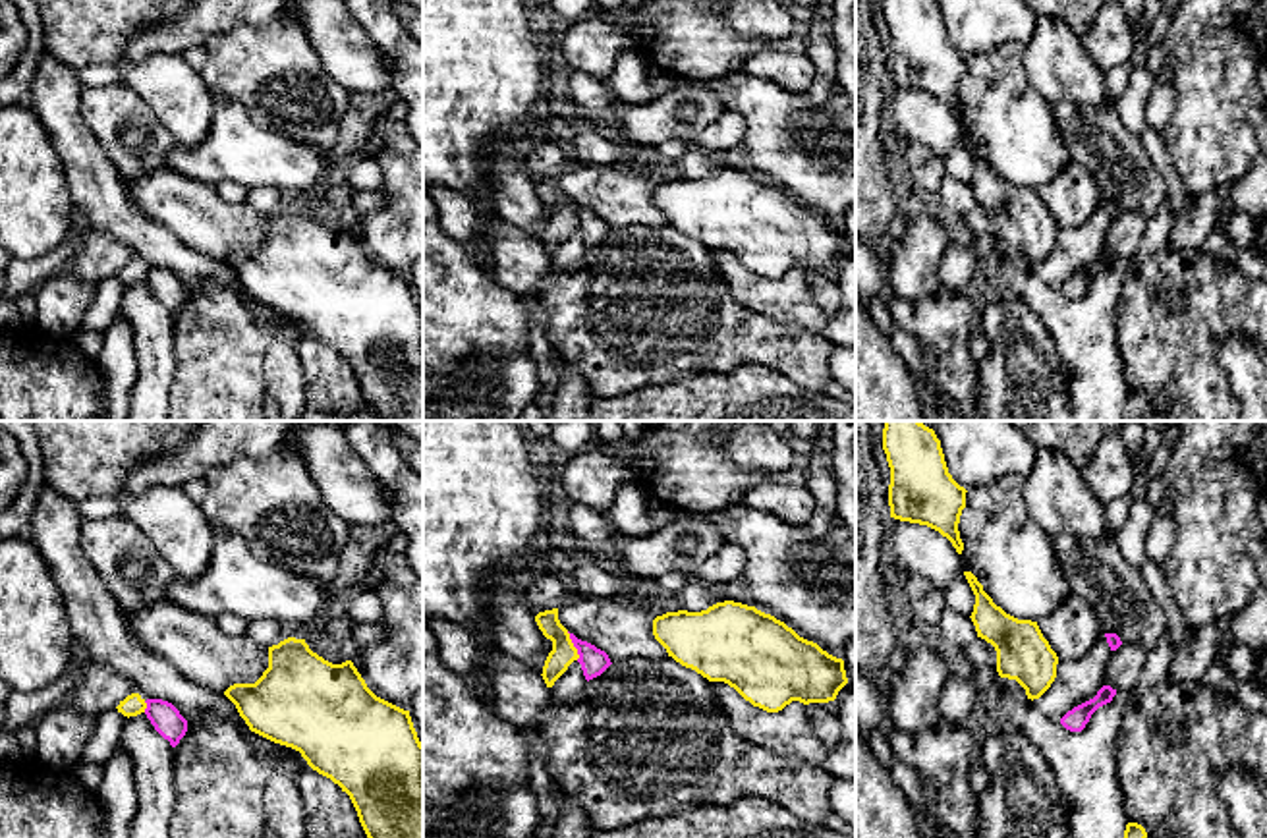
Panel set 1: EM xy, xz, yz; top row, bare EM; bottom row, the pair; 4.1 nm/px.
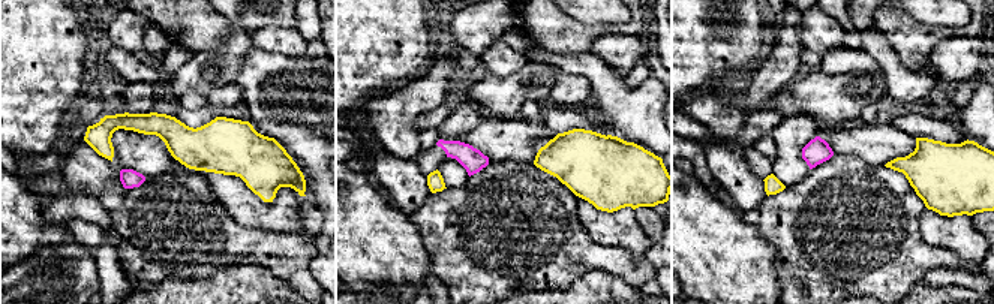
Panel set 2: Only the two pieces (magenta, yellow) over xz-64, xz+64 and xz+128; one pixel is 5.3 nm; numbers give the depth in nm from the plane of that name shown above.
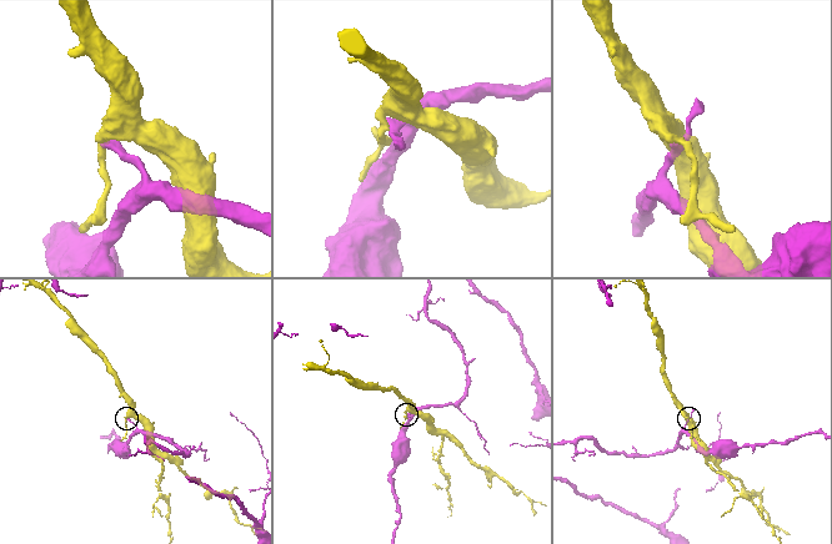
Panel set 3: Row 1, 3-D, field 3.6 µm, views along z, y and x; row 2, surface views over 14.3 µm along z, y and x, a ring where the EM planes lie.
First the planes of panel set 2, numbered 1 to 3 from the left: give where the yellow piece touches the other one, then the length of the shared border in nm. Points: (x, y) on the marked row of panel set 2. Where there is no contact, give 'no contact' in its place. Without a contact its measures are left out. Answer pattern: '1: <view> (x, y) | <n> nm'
1: no contact
2: no contact
3: no contact

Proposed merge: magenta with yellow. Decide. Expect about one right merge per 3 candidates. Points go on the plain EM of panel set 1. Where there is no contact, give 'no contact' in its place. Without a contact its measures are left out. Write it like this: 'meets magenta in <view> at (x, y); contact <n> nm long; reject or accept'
meets magenta in xz at (574, 213); contact 130 nm long; reject

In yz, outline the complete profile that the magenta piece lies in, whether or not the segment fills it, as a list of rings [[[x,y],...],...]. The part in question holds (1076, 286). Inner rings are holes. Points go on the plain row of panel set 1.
[[[1103,253],[1093,266],[1068,278],[1060,286],[1060,292],[1070,299],[1082,299],[1085,295],[1085,292],[1089,290],[1091,282],[1099,274],[1111,270],[1114,263],[1116,263],[1116,257],[1112,257],[1111,253]]]

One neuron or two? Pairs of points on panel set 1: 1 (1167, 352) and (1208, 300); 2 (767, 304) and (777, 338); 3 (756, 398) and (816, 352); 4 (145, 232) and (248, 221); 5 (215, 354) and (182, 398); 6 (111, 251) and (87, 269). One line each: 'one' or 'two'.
1: one
2: two
3: two
4: two
5: one
6: one

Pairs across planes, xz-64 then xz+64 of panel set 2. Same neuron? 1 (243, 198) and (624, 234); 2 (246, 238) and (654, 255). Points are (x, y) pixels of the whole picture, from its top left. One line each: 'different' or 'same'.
1: same
2: different

